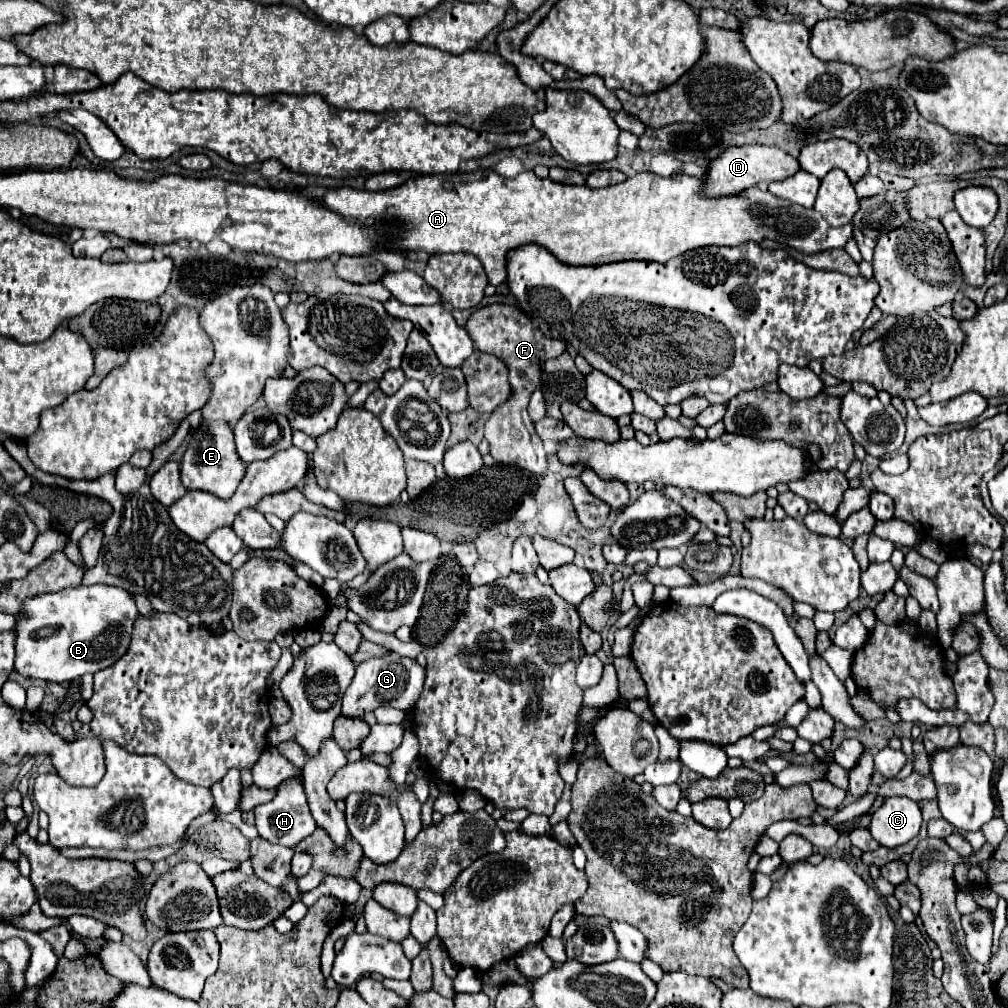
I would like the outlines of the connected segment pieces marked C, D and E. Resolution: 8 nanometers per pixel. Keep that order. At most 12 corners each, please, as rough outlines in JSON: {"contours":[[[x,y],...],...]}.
{"contours":[[[889,797],[871,815],[869,831],[883,847],[919,835],[921,809]],[[765,145],[727,147],[711,159],[701,195],[741,193],[799,171]],[[203,419],[181,483],[229,499],[245,475],[231,425]]]}

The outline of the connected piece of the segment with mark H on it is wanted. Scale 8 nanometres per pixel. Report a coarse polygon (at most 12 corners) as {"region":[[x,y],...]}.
{"region":[[299,779],[255,807],[269,843],[295,847],[317,827]]}

